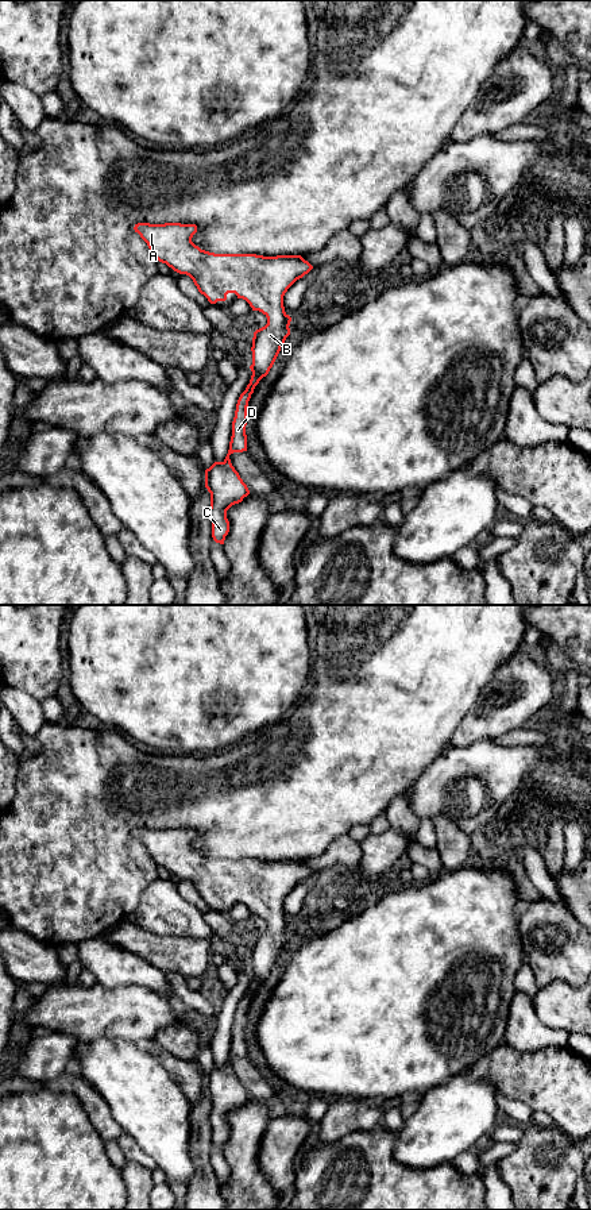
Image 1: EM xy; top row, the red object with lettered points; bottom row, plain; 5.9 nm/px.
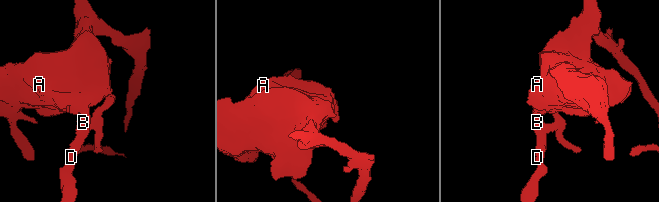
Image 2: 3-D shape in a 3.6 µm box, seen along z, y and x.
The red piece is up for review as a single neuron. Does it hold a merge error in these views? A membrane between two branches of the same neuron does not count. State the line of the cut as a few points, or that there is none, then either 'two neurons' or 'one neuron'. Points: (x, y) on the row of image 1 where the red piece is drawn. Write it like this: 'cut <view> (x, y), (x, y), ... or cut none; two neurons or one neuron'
cut none; one neuron

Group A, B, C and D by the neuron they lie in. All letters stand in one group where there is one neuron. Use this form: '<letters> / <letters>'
A B C D

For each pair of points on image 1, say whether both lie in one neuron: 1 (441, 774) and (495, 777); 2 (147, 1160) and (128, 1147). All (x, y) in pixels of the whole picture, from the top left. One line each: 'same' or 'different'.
1: same
2: same

